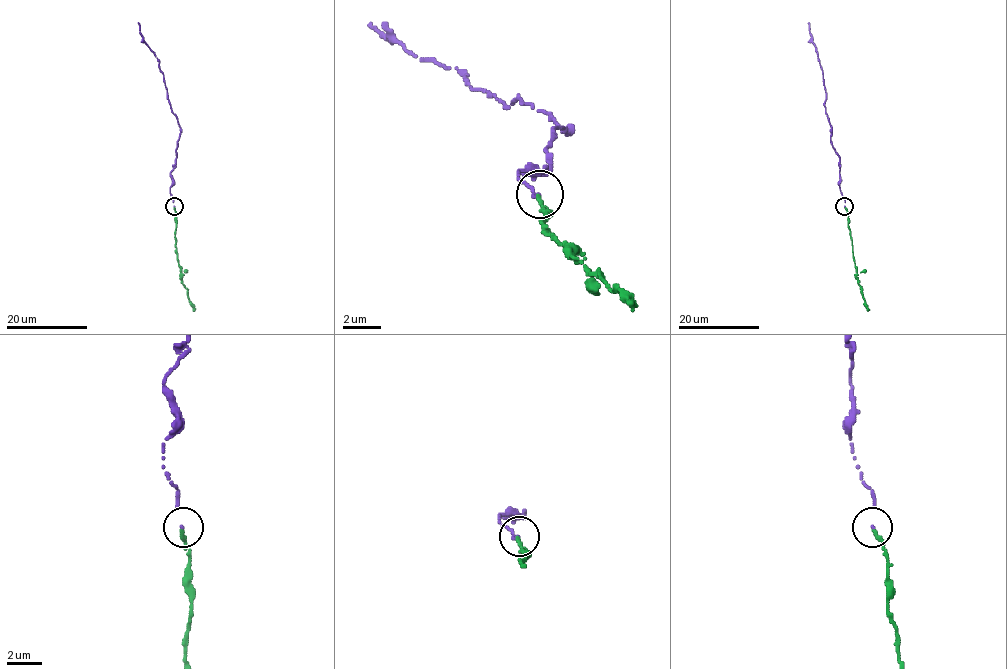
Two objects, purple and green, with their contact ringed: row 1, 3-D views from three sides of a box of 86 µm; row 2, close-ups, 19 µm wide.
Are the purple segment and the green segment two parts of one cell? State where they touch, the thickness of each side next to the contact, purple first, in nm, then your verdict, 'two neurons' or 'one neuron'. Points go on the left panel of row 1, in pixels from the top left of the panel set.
place (174, 206); calibres 100 and 240 nm; two neurons

